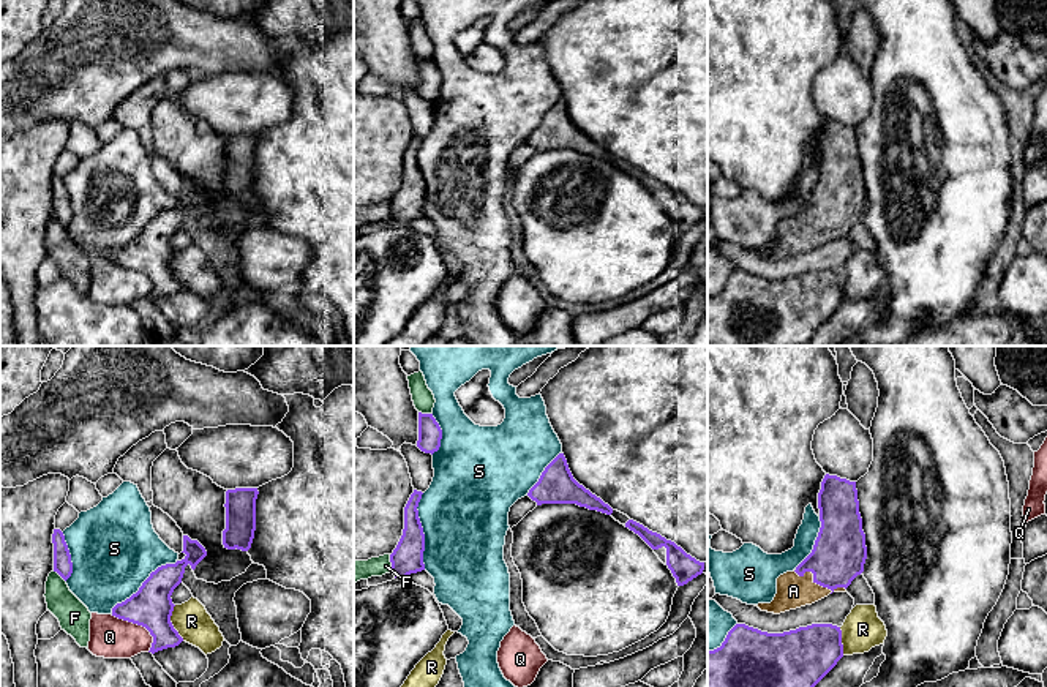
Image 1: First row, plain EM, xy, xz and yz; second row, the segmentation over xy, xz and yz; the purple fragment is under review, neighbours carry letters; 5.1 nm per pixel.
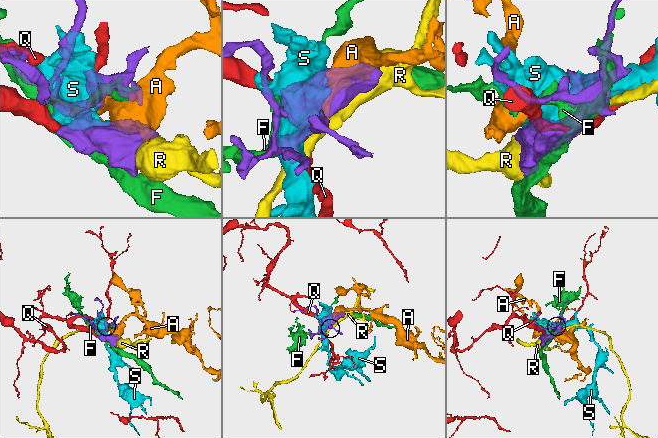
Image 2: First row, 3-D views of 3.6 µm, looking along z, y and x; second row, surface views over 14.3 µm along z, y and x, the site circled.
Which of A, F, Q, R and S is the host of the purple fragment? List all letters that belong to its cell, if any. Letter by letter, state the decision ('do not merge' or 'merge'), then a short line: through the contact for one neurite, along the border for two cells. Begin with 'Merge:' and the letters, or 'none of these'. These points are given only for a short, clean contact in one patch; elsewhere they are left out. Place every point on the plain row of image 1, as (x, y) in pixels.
Merge: A
A: merge
F: do not merge
Q: do not merge
R: do not merge
S: do not merge

